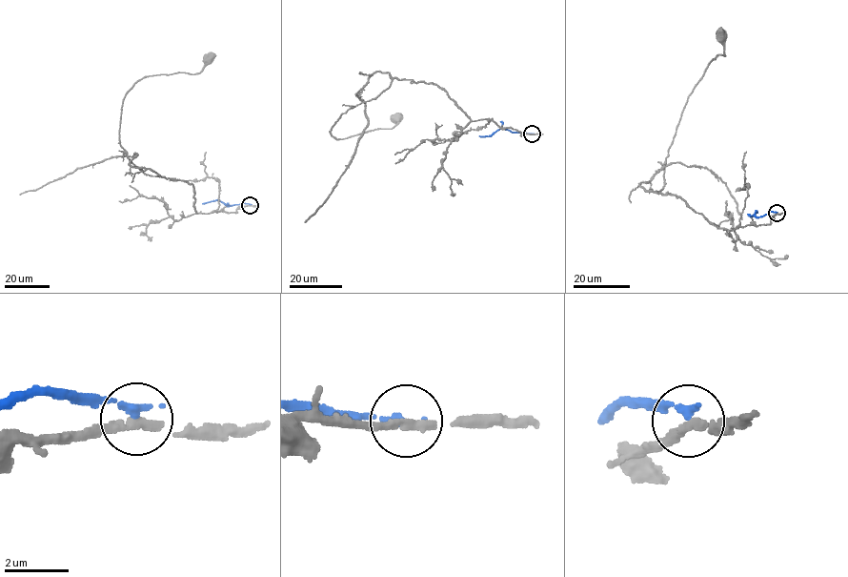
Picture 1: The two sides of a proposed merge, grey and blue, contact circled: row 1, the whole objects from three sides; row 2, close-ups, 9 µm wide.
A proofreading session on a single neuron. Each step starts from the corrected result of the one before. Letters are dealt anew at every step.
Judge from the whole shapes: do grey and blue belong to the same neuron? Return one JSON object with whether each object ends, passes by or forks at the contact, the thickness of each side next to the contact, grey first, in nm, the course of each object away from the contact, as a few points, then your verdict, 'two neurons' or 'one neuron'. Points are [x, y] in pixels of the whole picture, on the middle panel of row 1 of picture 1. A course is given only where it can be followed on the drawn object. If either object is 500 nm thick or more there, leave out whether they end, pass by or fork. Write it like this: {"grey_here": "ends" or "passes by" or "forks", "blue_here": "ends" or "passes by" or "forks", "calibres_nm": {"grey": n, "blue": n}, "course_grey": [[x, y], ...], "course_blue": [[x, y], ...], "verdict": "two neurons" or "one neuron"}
{"grey_here": "passes by", "blue_here": "ends", "calibres_nm": {"grey": 260, "blue": 260}, "course_grey": [[532, 133], [472, 120], [434, 84], [393, 78], [329, 131], [343, 139], [390, 129], [395, 118]], "course_blue": [[532, 133], [503, 129], [490, 135], [479, 136]], "verdict": "two neurons"}

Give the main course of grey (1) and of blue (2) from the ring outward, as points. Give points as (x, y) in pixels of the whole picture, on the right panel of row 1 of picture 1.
1: (777, 213), (767, 224), (729, 230), (654, 192), (663, 187), (687, 96), (711, 60), (725, 54), (721, 35)
2: (777, 213), (756, 216), (756, 211), (750, 217)

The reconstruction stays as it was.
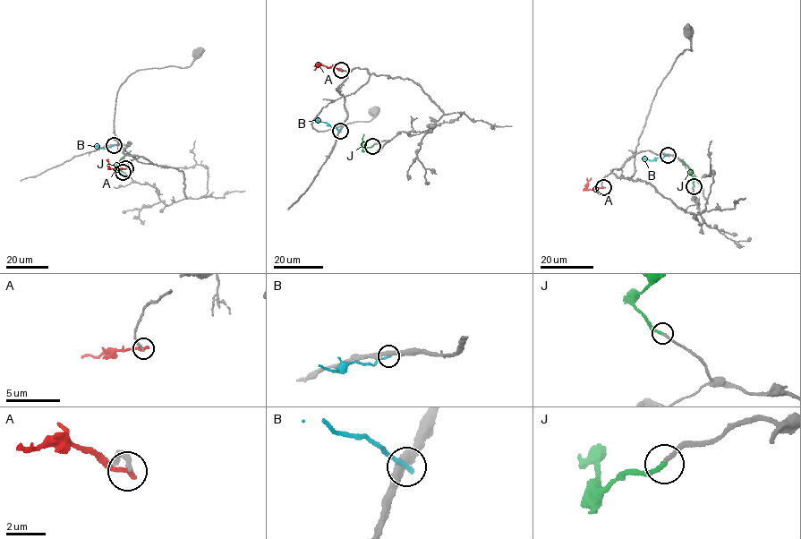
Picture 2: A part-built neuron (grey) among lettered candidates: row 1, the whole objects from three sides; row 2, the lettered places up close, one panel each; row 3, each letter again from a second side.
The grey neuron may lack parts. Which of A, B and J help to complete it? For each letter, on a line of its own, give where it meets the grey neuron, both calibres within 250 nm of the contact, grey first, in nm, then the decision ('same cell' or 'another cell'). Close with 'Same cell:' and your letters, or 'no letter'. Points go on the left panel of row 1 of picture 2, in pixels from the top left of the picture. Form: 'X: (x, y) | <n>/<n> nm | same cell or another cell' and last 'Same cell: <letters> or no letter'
A: (125, 168) | 240/320 nm | another cell
B: (114, 145) | 460/240 nm | another cell
J: (123, 172) | 220/240 nm | same cell
Same cell: J

